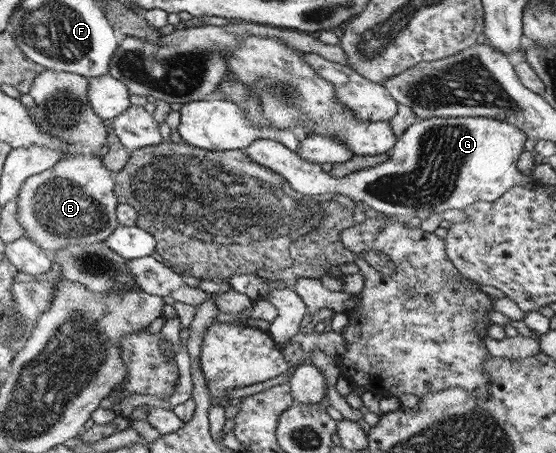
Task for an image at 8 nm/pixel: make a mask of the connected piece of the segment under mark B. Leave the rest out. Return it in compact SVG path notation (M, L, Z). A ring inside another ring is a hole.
M44 70L42 73L36 76L36 79L32 82L32 85L29 89L28 96L26 96L26 100L30 104L30 116L34 118L34 122L46 132L46 134L52 134L52 136L58 136L60 138L64 138L66 142L69 143L66 150L70 151L70 156L64 160L61 160L59 163L56 163L52 168L44 171L43 173L38 173L37 175L28 177L26 182L23 184L21 191L18 195L18 211L17 217L18 222L22 227L24 227L26 237L30 238L30 240L34 241L36 245L40 246L44 252L48 255L56 252L56 250L71 250L76 249L84 244L88 243L100 243L104 242L108 236L111 236L112 233L121 226L121 224L117 221L117 208L119 207L118 199L116 198L116 188L115 188L115 179L114 173L108 171L108 169L104 168L103 162L101 161L102 157L96 156L94 154L95 151L98 151L102 146L108 144L109 142L109 129L104 125L104 119L100 119L94 111L92 111L92 107L88 105L88 78L86 77L75 77L68 76L63 74L60 70Z

